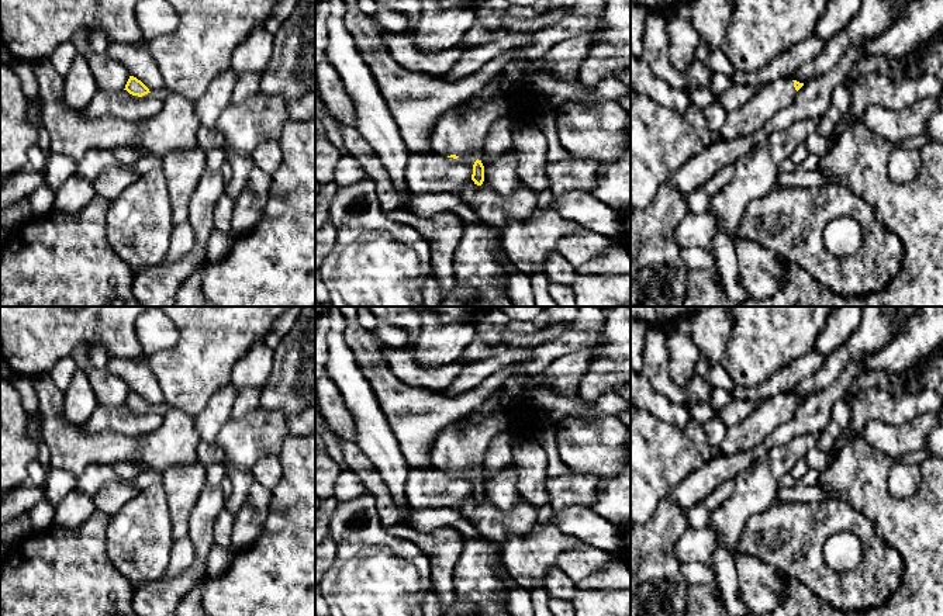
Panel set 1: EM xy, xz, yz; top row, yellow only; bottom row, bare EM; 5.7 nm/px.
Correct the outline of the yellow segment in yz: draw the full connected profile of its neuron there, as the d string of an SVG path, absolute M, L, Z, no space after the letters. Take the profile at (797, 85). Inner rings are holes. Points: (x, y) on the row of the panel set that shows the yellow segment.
M780 79L761 87L739 110L728 113L719 134L722 139L753 135L781 108L787 107L804 86L797 80Z

